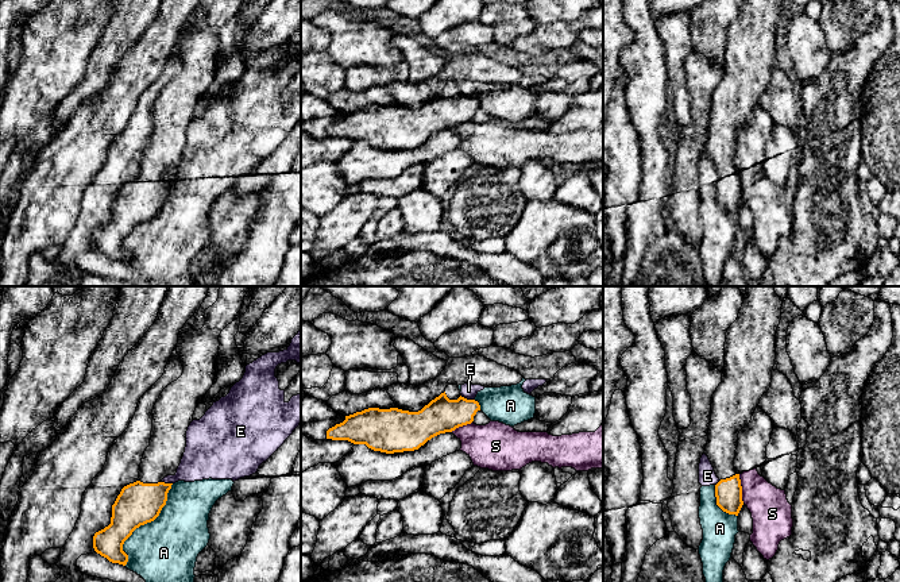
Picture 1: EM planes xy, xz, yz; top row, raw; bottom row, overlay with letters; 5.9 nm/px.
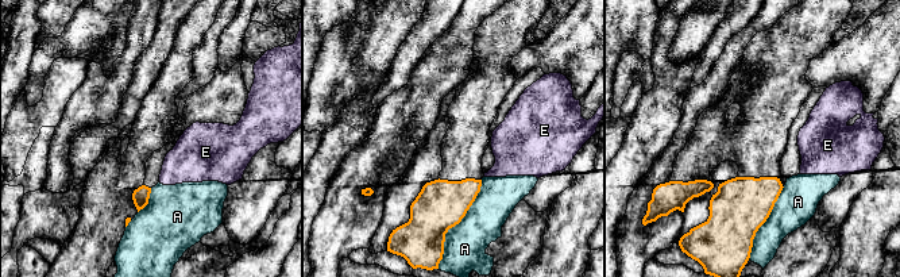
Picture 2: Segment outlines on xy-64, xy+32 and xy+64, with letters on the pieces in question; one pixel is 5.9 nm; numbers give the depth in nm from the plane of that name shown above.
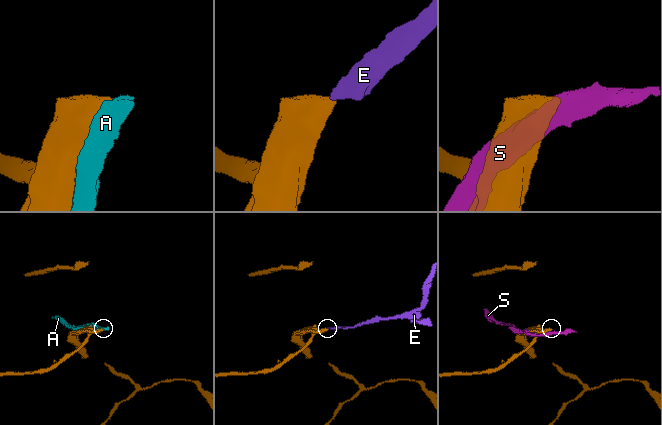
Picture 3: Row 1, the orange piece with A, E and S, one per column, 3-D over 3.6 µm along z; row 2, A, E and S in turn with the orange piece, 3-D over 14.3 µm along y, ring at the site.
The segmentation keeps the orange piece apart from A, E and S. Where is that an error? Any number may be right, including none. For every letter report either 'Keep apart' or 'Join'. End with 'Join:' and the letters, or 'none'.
A: Keep apart
E: Keep apart
S: Keep apart
Join: none

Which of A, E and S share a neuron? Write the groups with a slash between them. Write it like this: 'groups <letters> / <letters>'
groups A E / S

